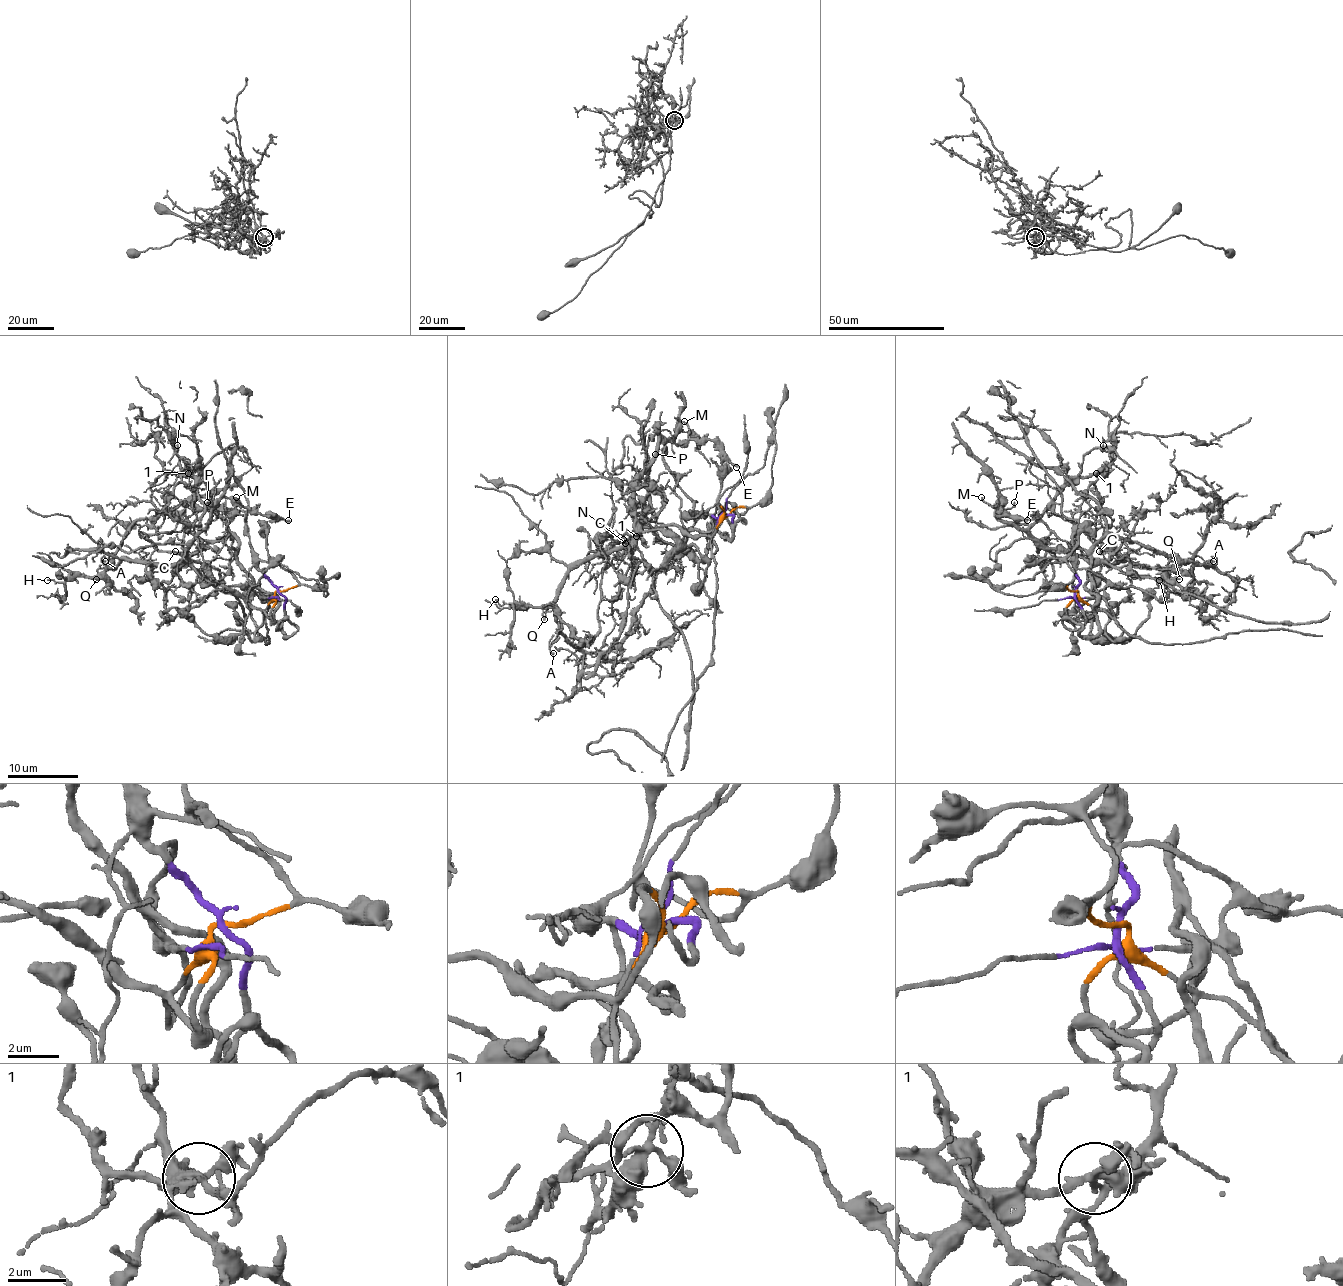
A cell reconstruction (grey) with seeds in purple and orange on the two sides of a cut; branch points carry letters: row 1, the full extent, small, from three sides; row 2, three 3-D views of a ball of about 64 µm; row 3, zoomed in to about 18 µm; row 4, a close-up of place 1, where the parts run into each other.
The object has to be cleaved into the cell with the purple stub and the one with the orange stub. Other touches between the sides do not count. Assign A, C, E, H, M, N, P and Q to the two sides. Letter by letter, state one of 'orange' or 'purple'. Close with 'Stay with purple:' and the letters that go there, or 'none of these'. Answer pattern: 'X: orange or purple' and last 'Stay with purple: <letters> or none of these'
A: orange
C: orange
E: orange
H: orange
M: orange
N: orange
P: orange
Q: orange
Stay with purple: none of these

